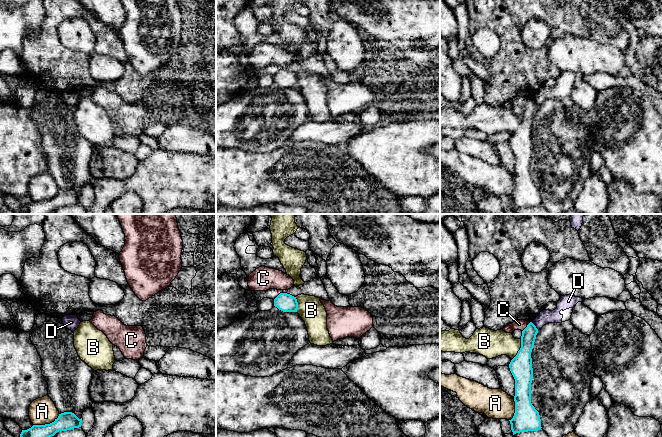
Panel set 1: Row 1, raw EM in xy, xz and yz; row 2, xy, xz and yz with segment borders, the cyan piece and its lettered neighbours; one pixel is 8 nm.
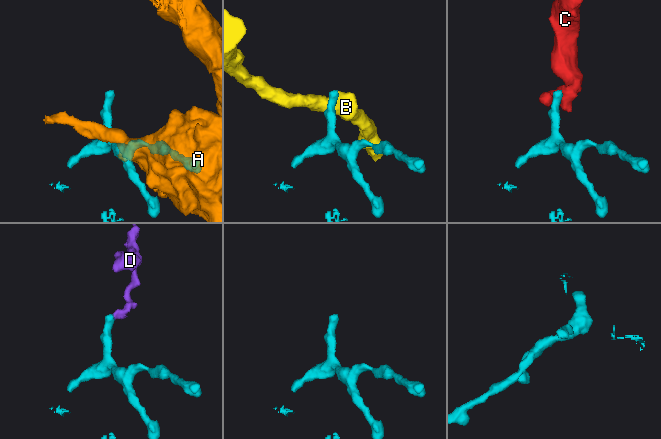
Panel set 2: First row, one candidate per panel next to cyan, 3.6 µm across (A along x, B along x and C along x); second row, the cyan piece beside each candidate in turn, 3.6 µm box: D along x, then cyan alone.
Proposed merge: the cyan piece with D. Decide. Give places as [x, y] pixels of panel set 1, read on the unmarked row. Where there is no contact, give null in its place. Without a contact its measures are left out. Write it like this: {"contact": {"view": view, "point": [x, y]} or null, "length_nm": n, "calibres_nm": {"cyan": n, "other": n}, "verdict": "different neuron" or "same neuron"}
{"contact": {"view": "yz", "point": [535, 102]}, "length_nm": 90, "calibres_nm": {"cyan": 120, "other": 110}, "verdict": "different neuron"}

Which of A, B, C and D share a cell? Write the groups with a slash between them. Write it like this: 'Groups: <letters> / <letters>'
Groups: A / B / C / D

